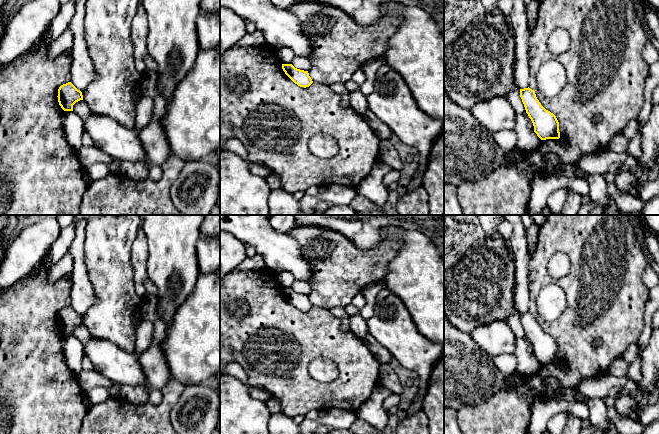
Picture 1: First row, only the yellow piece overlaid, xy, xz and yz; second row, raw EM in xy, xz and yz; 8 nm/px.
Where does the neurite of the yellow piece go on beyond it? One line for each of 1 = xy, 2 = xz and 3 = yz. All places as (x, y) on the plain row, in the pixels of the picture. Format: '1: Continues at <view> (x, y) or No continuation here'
1: No continuation here
2: No continuation here
3: No continuation here

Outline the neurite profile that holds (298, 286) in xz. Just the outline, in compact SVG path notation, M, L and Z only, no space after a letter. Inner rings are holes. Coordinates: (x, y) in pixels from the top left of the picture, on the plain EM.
M295 279L291 288L295 292L300 293L300 294L304 294L304 295L309 295L310 291L311 291L311 287L310 287L309 283L303 282L303 281L300 281L297 279Z

